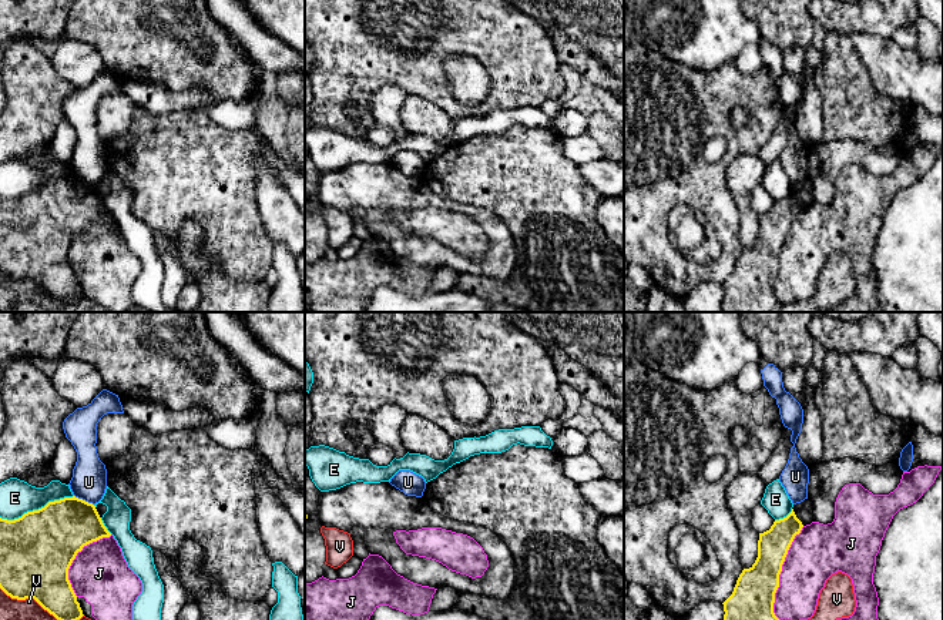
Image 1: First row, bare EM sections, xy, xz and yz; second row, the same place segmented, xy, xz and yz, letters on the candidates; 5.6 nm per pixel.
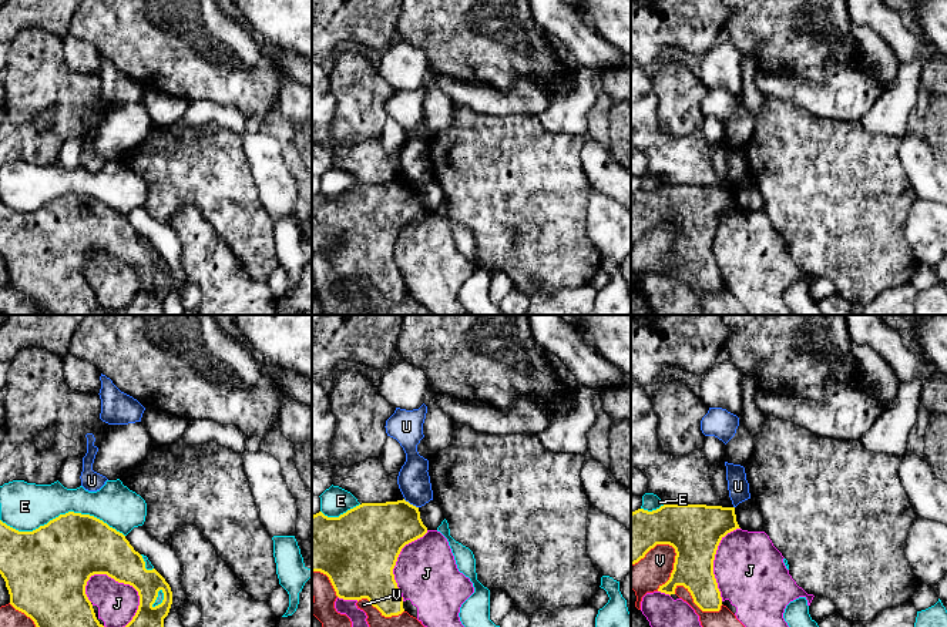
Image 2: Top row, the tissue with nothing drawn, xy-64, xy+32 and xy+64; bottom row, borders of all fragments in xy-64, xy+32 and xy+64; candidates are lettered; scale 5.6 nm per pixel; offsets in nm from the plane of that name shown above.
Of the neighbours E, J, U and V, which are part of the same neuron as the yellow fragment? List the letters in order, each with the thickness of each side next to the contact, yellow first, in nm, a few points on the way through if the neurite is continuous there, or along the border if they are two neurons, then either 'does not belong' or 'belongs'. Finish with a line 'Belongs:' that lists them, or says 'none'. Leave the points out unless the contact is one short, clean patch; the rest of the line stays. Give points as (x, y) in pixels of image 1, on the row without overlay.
E: 420/190 nm | does not belong
J: 260/300 nm | does not belong
U: 320/200 nm | along xy (74, 176), (93, 186) | does not belong
V: 380/300 nm | does not belong
Belongs: none

